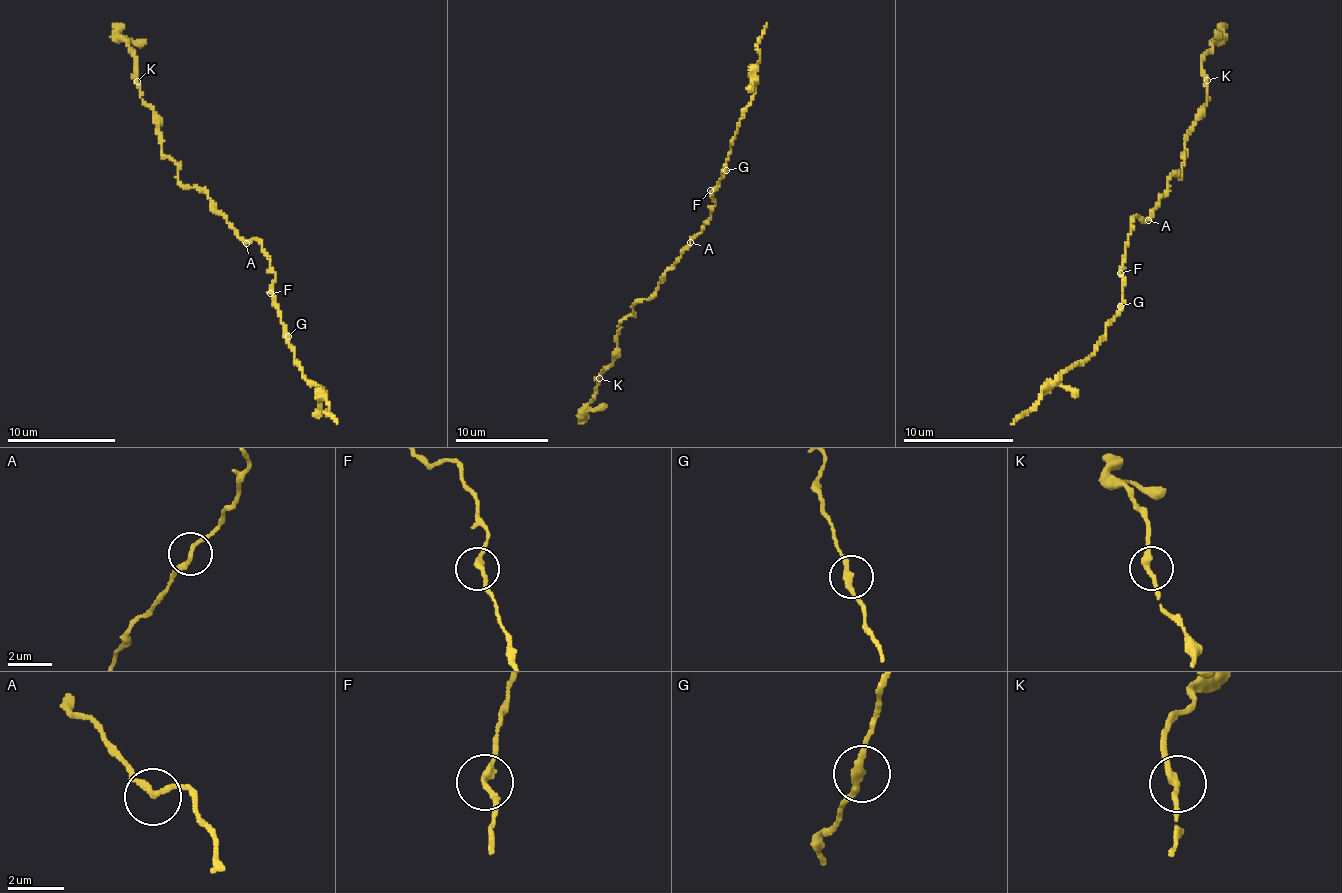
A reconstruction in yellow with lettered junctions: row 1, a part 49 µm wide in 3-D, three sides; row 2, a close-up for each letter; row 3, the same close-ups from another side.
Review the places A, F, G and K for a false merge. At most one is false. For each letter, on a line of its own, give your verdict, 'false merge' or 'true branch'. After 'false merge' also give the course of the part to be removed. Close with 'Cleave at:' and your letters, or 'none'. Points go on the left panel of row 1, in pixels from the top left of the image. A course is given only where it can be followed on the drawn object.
A: true branch
F: true branch
G: true branch
K: true branch
Cleave at: none

